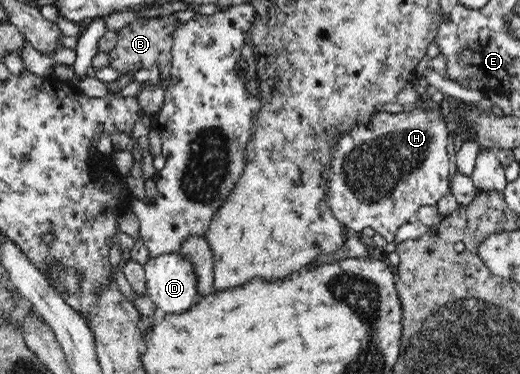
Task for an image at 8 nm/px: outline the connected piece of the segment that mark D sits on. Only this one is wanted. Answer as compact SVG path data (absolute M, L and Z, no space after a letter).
M181 255L150 258L144 269L147 295L161 315L184 313L200 300L192 265Z

